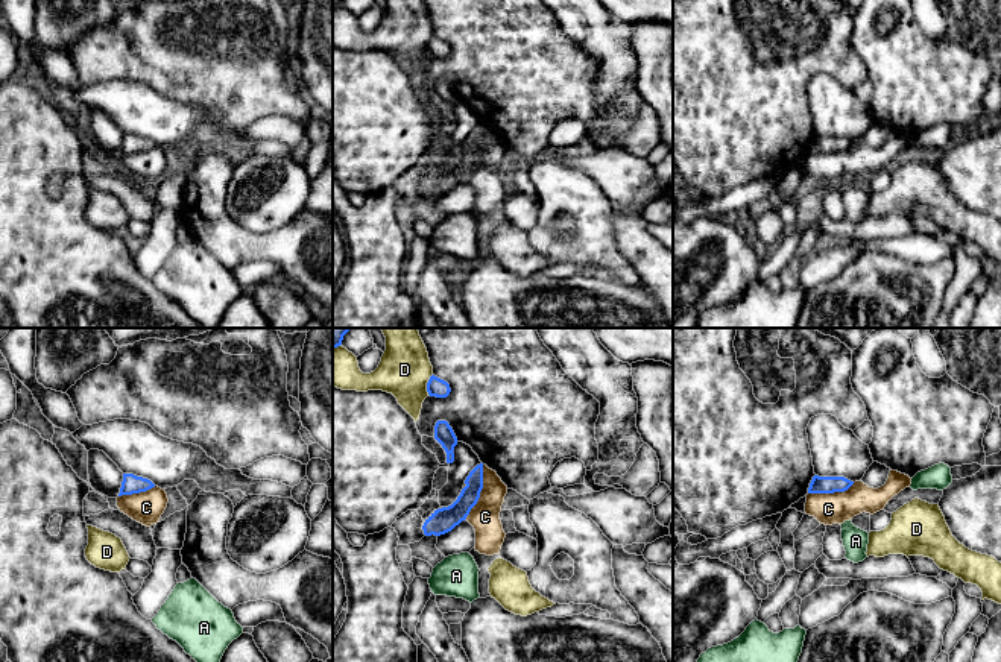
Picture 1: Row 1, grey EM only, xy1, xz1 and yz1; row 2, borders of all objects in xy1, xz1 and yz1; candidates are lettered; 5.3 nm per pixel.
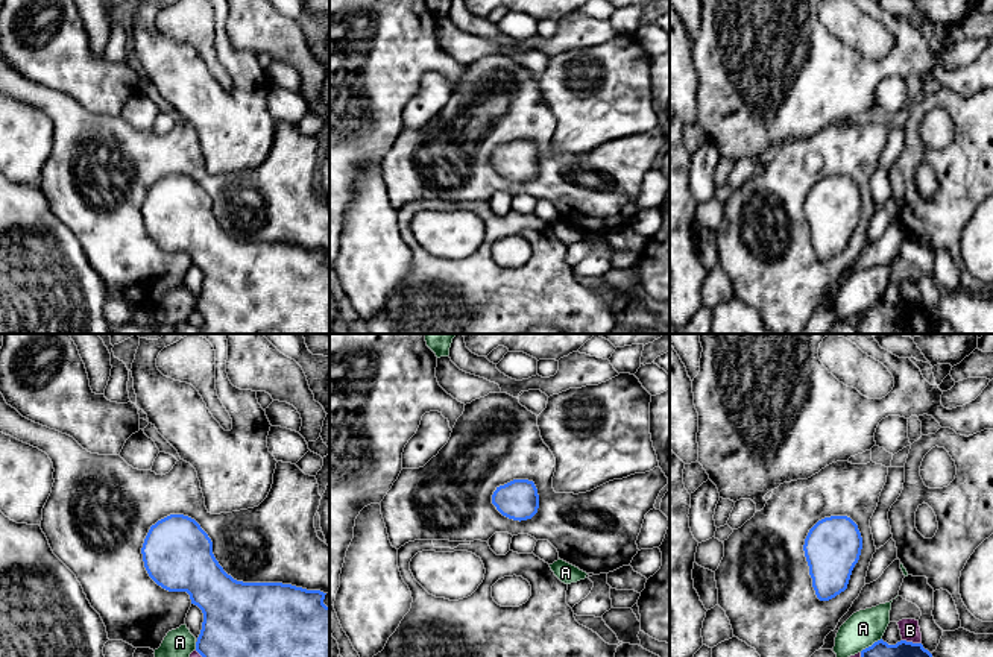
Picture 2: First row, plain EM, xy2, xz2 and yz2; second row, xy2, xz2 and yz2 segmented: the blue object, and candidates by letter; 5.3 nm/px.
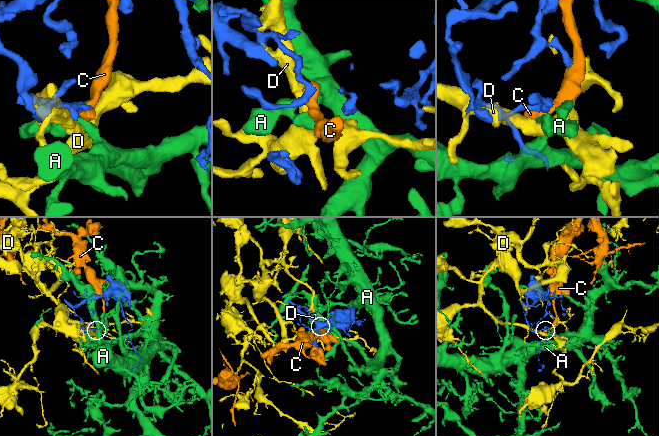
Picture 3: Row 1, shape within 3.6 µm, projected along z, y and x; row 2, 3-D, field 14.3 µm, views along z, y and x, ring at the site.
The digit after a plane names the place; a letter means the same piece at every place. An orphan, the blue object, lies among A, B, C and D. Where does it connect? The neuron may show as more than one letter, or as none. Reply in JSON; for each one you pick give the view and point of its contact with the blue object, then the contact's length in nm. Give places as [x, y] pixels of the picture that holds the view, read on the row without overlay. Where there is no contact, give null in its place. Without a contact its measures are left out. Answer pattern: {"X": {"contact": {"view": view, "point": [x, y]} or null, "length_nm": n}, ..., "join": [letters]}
{"join": []}

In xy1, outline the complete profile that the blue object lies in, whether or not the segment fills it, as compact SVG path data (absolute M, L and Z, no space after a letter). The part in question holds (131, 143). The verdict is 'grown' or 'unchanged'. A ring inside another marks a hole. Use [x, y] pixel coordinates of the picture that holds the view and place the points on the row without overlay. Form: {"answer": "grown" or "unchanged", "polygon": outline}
{"answer": "unchanged", "polygon": "M123 134L123 141L118 156L146 152L152 147L155 147L155 144L147 138L137 137L134 134Z"}

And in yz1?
{"answer": "unchanged", "polygon": "M814 135L808 153L834 153L848 150L854 141L845 137L819 137Z"}

